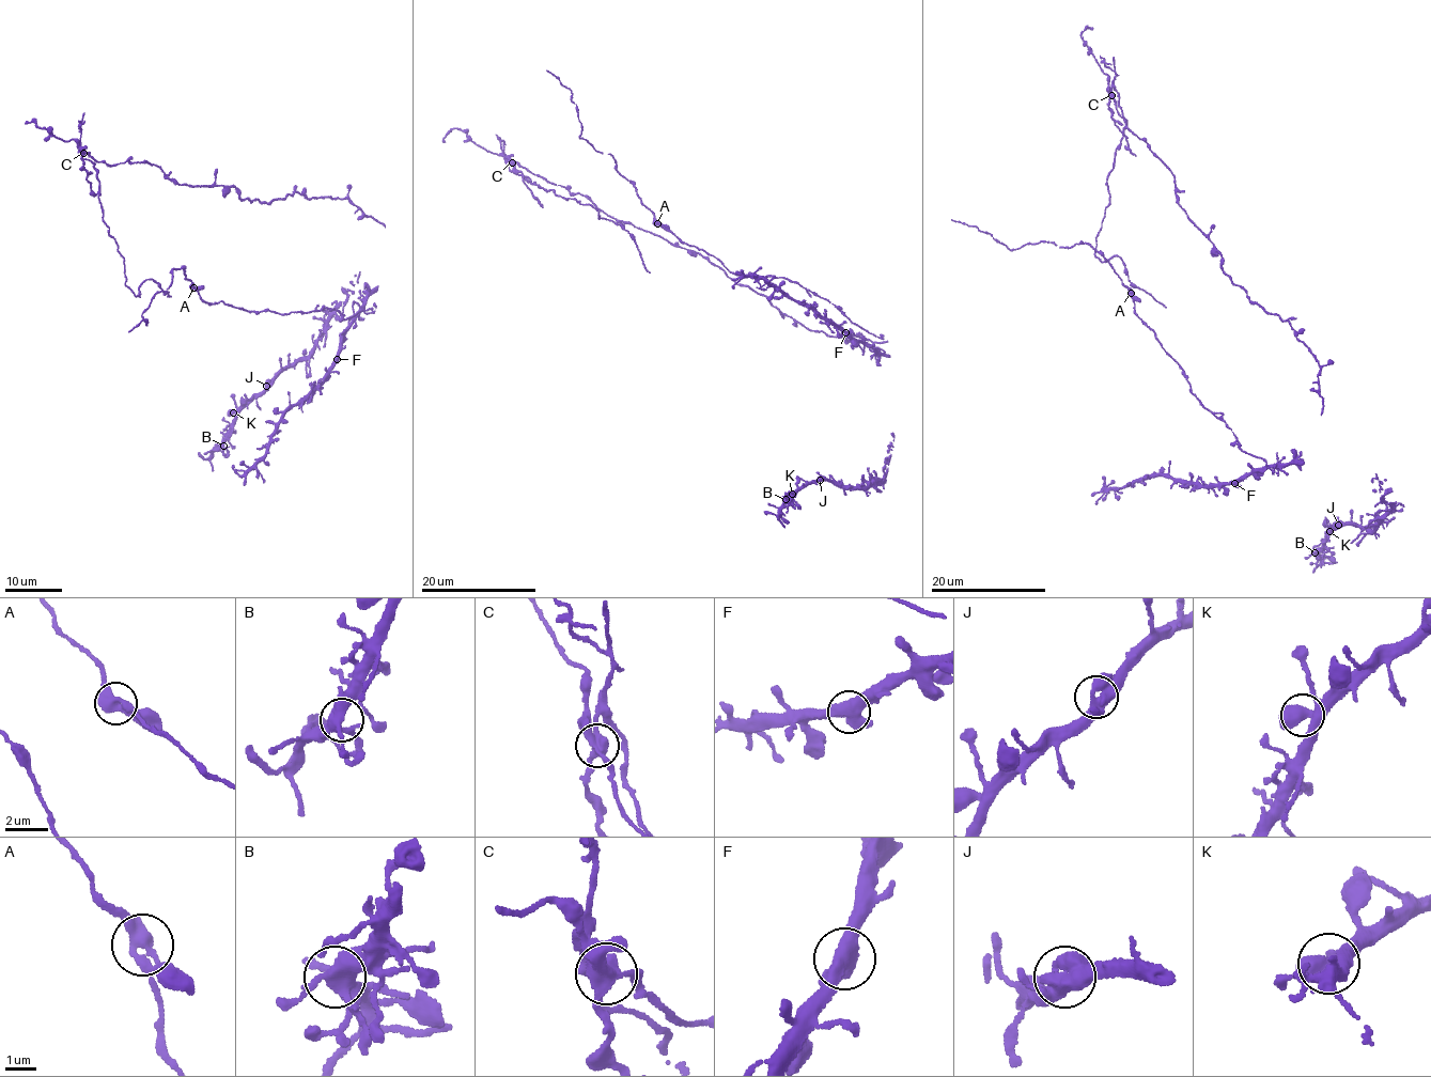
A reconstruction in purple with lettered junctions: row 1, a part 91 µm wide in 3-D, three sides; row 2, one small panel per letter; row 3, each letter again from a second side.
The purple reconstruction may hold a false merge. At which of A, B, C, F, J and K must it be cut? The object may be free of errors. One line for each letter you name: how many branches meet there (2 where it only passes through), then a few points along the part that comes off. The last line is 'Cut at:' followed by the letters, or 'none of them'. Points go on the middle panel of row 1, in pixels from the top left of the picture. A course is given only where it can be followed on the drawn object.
C: branches 3; course (512, 162), (509, 168), (515, 174), (546, 192), (591, 205), (633, 236), (650, 272)
Cut at: C

